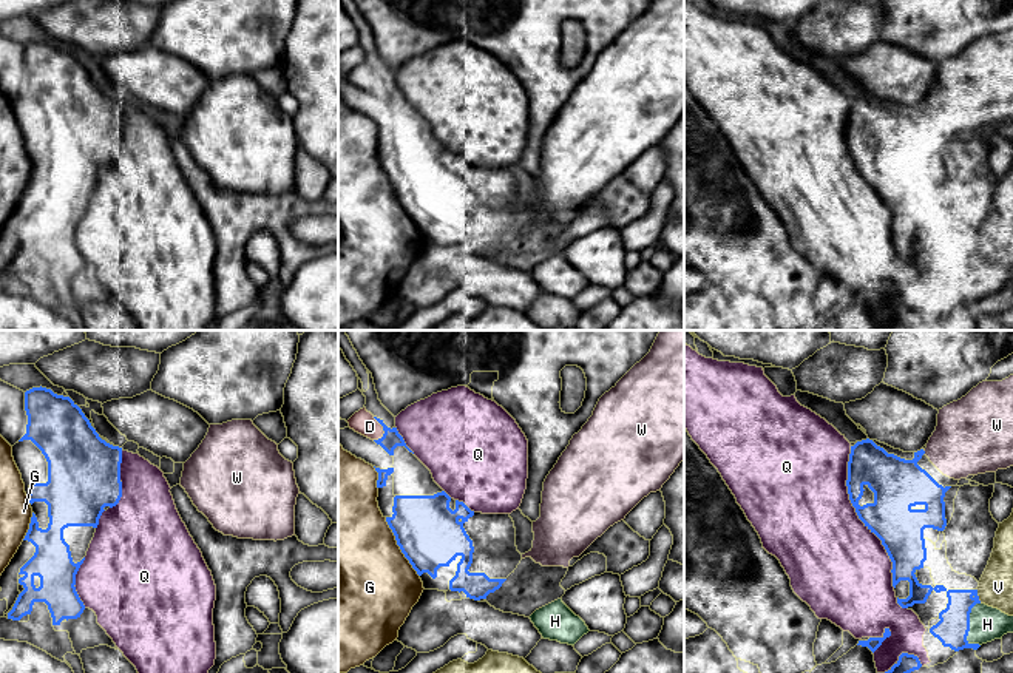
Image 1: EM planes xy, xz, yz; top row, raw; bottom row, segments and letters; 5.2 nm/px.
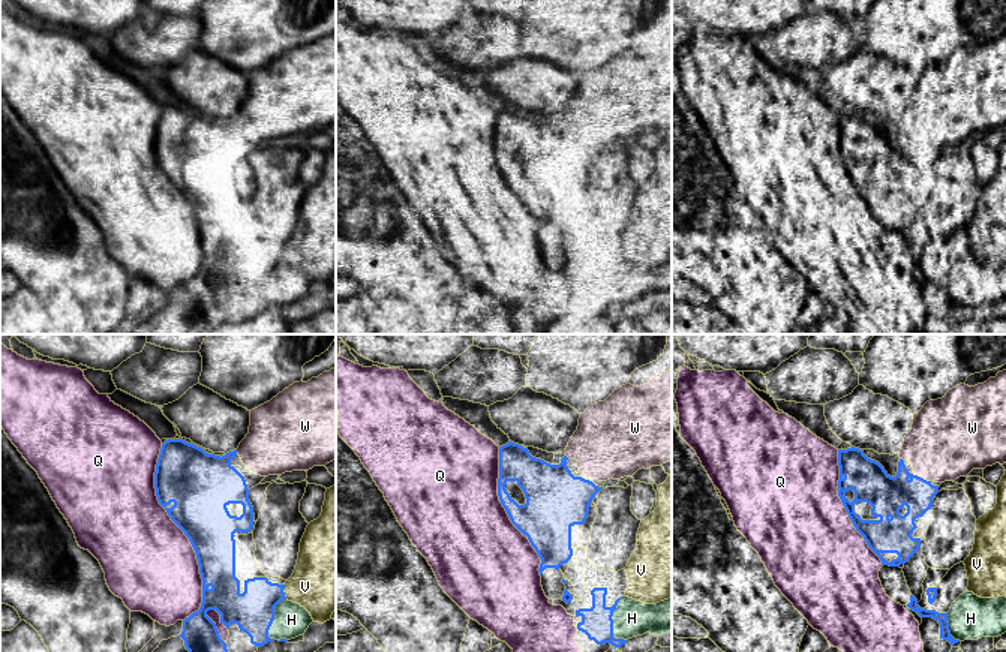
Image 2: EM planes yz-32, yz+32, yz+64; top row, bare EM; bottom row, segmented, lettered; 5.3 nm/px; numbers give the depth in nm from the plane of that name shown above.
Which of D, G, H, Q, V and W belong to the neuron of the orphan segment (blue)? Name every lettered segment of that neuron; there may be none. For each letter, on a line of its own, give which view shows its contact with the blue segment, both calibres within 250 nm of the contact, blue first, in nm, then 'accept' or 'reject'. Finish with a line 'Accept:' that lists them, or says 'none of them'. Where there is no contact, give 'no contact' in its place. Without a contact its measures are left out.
D: contact in xz; calibres 100 and 120 nm; reject
G: contact in xz; calibres 340 and 500 nm; reject
H: contact in yz; calibres 170 and 180 nm; reject
Q: contact in yz; calibres 240 and 480 nm; reject
V: contact in yz; calibres 170 and 180 nm; reject
W: contact in yz; calibres 260 and 380 nm; reject
Accept: none of them

